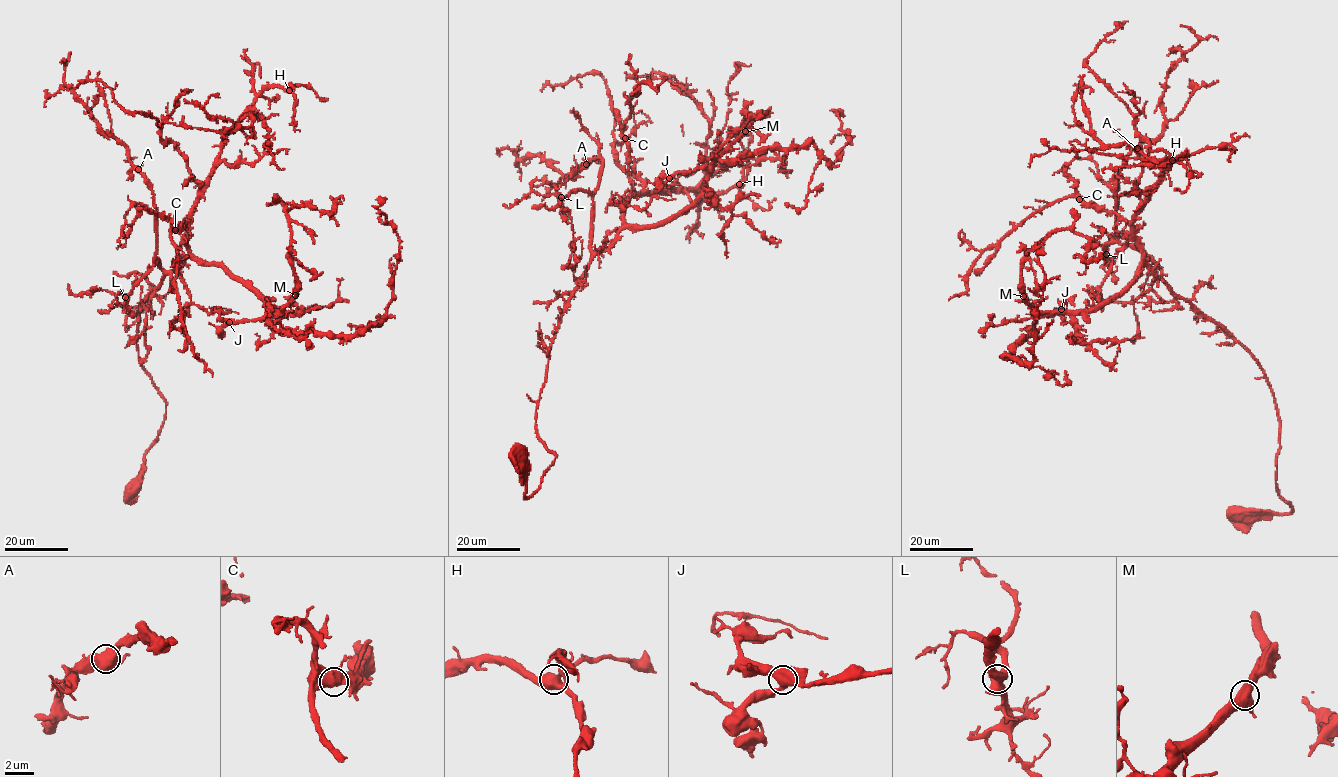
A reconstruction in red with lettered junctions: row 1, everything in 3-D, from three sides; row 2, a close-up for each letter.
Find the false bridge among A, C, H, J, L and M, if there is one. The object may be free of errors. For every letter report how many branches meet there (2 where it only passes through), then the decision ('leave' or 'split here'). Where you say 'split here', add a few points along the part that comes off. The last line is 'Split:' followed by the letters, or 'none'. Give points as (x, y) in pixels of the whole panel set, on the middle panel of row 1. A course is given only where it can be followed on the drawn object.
A: branches 3; leave
C: branches 3; leave
H: branches 3; leave
J: branches 3; leave
L: branches 3; leave
M: branches 3; leave
Split: none

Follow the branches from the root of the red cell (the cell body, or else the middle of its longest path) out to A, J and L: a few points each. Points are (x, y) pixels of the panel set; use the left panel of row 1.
A: (136, 490), (166, 404), (137, 347), (138, 306), (164, 275), (154, 262), (156, 206), (138, 169)
J: (136, 490), (166, 404), (139, 356), (138, 306), (188, 256), (224, 264), (265, 301), (260, 319), (229, 322)
L: (136, 490), (165, 414), (166, 400), (141, 365), (136, 336), (138, 306), (163, 277), (158, 260), (125, 297)

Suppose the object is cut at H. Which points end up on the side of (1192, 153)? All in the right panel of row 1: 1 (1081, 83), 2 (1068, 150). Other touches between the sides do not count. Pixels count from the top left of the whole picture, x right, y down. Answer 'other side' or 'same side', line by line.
1: other side
2: other side

